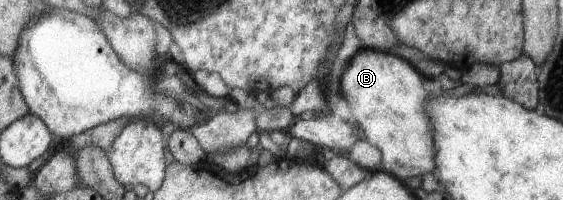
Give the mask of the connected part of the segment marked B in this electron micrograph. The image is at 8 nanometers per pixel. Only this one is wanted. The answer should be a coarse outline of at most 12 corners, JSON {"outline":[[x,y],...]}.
{"outline":[[359,48],[339,90],[381,170],[433,172],[426,92],[392,52]]}

